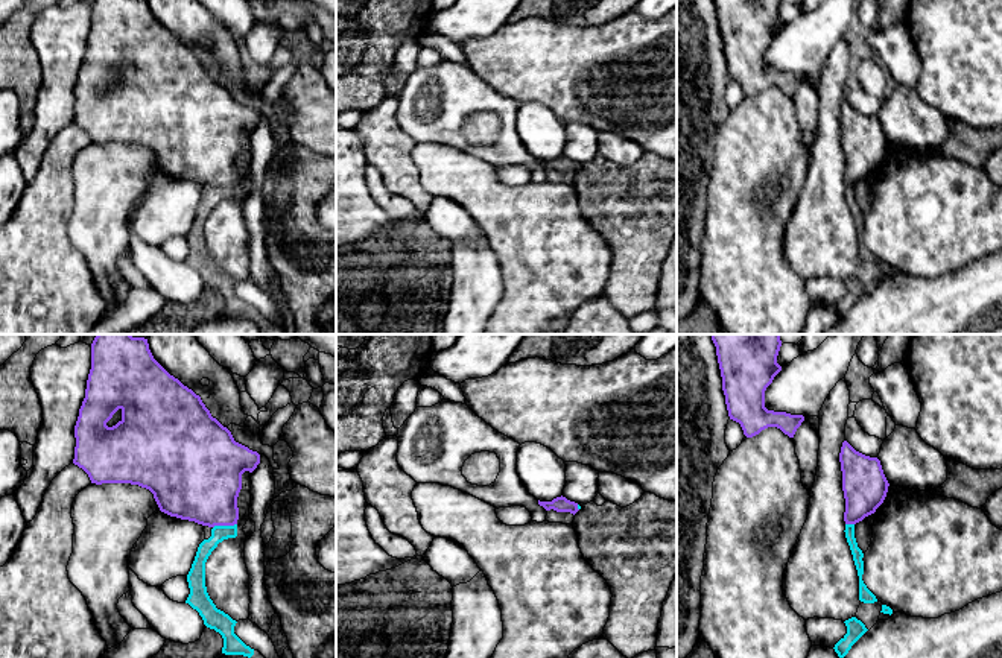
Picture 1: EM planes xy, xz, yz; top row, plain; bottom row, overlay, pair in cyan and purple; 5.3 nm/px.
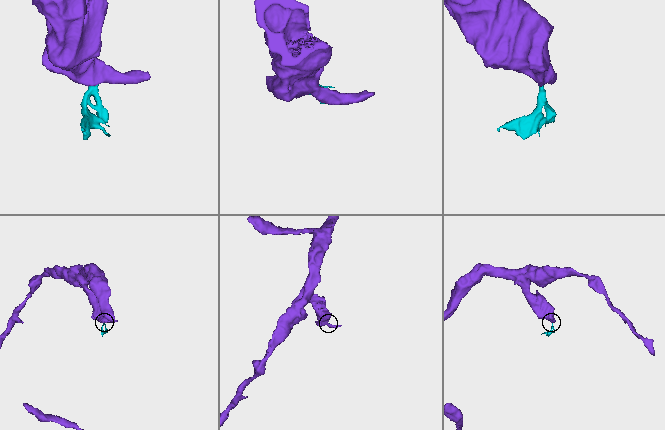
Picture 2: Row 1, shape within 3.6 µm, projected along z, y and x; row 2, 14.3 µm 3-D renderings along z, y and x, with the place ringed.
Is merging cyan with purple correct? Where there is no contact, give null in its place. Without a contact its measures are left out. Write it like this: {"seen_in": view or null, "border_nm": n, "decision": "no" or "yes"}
{"seen_in": "xy", "border_nm": 130, "decision": "yes"}

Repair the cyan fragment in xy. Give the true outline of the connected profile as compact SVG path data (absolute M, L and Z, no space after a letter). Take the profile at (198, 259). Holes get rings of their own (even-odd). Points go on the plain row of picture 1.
M93 0L91 3L91 29L87 40L87 49L85 49L85 58L82 61L82 65L79 68L79 76L75 85L75 97L76 97L76 106L75 106L75 119L73 123L82 128L91 143L102 144L102 143L131 143L138 144L141 147L149 149L154 153L154 158L160 167L161 172L176 176L181 179L195 181L202 185L208 185L211 188L211 196L208 199L204 199L196 211L195 220L192 223L192 228L187 234L187 242L190 248L190 254L185 260L193 269L199 272L199 275L204 280L204 284L210 289L214 289L219 292L224 298L224 307L222 313L225 315L243 315L251 318L254 315L254 308L246 305L236 293L234 286L236 280L233 280L228 274L217 269L213 260L210 258L205 246L205 222L211 211L217 207L219 202L228 198L237 196L237 179L239 179L239 167L237 167L237 157L242 149L242 134L245 131L252 132L257 125L260 123L260 114L257 111L249 109L248 106L239 103L234 100L231 91L224 87L216 78L211 76L210 70L202 62L201 56L196 55L192 49L184 46L178 38L170 35L152 15L149 9L147 0Z

